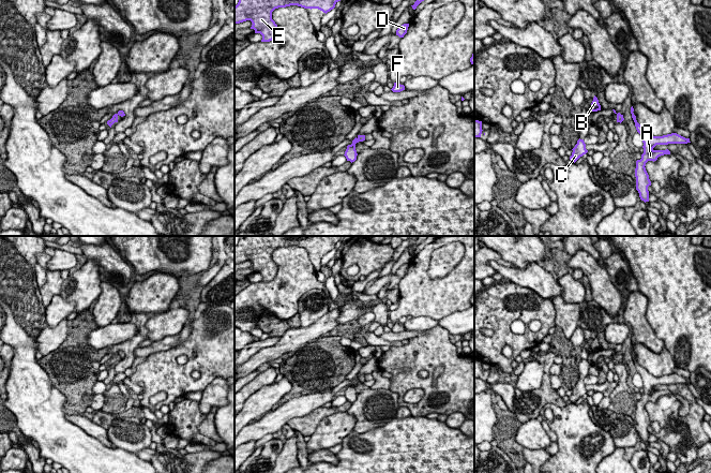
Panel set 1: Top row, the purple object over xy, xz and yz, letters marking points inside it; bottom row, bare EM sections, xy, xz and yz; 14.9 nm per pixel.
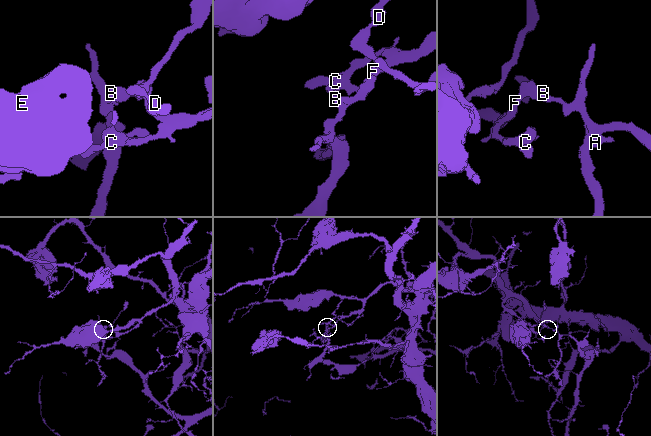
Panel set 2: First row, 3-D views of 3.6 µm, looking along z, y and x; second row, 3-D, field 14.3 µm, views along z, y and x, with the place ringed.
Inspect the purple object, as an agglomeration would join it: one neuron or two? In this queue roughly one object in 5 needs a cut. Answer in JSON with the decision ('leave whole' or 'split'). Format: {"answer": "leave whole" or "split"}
{"answer": "split"}

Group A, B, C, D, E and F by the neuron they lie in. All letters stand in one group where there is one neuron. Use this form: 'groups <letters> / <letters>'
groups A / B C D E F

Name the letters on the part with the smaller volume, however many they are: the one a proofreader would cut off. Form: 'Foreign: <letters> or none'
Foreign: A

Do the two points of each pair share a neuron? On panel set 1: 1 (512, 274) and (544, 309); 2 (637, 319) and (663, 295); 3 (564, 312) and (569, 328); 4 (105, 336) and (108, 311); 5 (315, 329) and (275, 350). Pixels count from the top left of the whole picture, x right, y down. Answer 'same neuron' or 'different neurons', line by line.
1: different neurons
2: different neurons
3: same neuron
4: different neurons
5: same neuron

